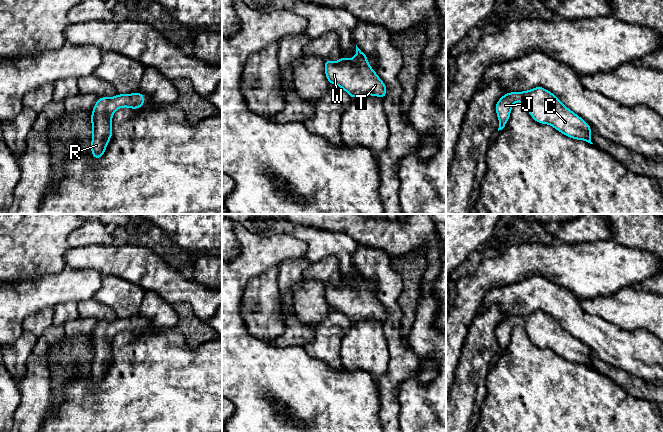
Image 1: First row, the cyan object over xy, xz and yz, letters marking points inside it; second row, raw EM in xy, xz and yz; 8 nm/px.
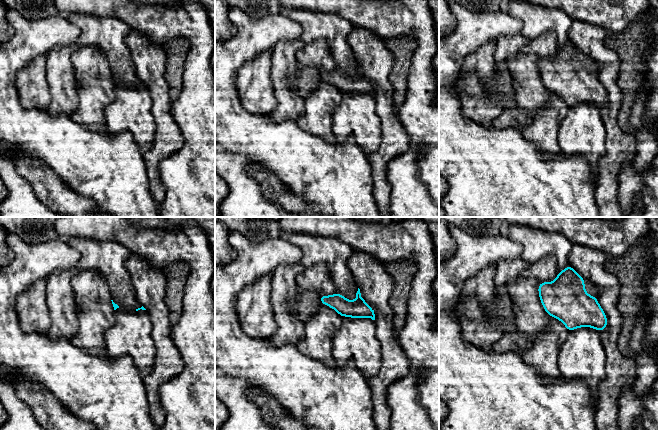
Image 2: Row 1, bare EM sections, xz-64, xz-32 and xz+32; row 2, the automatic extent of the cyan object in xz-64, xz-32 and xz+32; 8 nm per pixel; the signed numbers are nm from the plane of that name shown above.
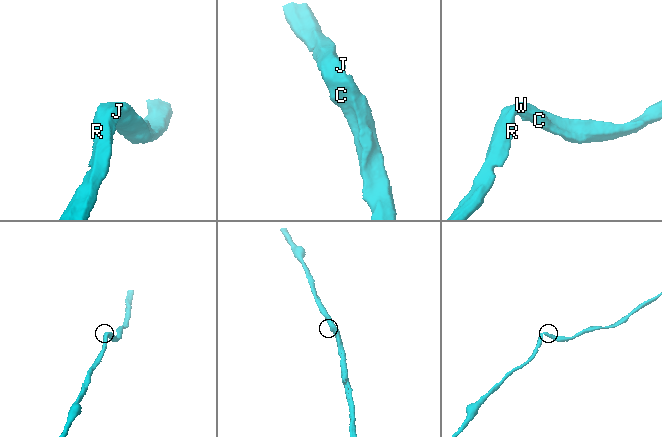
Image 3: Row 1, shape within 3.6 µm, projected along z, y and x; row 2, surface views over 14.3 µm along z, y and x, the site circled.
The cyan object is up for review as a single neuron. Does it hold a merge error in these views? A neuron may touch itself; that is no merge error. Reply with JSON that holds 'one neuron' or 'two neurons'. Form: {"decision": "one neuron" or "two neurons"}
{"decision": "one neuron"}

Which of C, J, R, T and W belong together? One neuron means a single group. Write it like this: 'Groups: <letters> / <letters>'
Groups: C J R T W

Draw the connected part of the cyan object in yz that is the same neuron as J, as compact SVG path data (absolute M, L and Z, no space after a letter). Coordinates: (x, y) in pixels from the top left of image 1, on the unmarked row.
M541 310L523 316L505 317L497 325L495 335L499 344L498 355L509 345L512 330L516 325L522 326L533 344L539 348L549 348L569 362L593 368L591 350L563 329L552 316Z

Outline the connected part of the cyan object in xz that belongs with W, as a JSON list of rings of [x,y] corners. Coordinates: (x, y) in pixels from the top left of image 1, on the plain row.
[[[356,269],[356,279],[347,283],[341,279],[338,286],[324,284],[324,293],[329,308],[338,309],[351,323],[373,319],[382,324],[387,319],[387,311],[374,293],[368,288],[368,280]]]

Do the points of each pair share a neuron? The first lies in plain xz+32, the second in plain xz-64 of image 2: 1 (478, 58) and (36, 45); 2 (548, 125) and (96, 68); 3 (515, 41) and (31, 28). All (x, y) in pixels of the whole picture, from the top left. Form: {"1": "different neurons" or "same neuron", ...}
{"1": "different neurons", "2": "same neuron", "3": "different neurons"}

